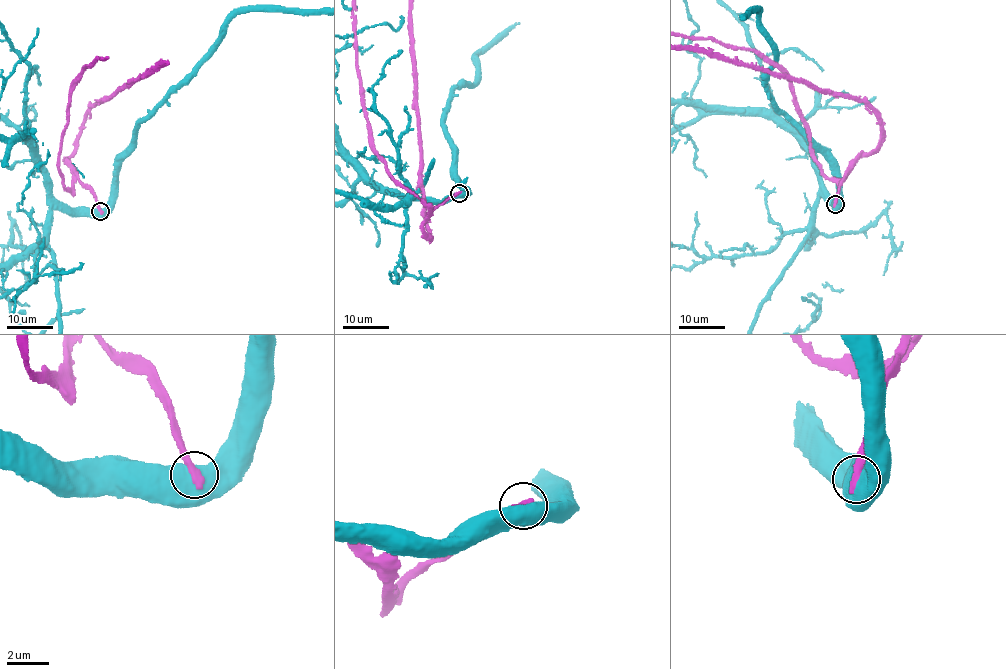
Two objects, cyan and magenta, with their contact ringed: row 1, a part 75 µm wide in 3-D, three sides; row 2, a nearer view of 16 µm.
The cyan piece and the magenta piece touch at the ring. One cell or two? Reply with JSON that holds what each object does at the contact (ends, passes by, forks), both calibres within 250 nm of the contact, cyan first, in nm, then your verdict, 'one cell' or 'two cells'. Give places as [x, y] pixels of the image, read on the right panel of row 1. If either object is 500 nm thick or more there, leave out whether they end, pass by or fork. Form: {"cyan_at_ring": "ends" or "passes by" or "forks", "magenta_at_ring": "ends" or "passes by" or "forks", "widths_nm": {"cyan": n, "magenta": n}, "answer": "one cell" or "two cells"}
{"widths_nm": {"cyan": 850, "magenta": 380}, "answer": "two cells"}

